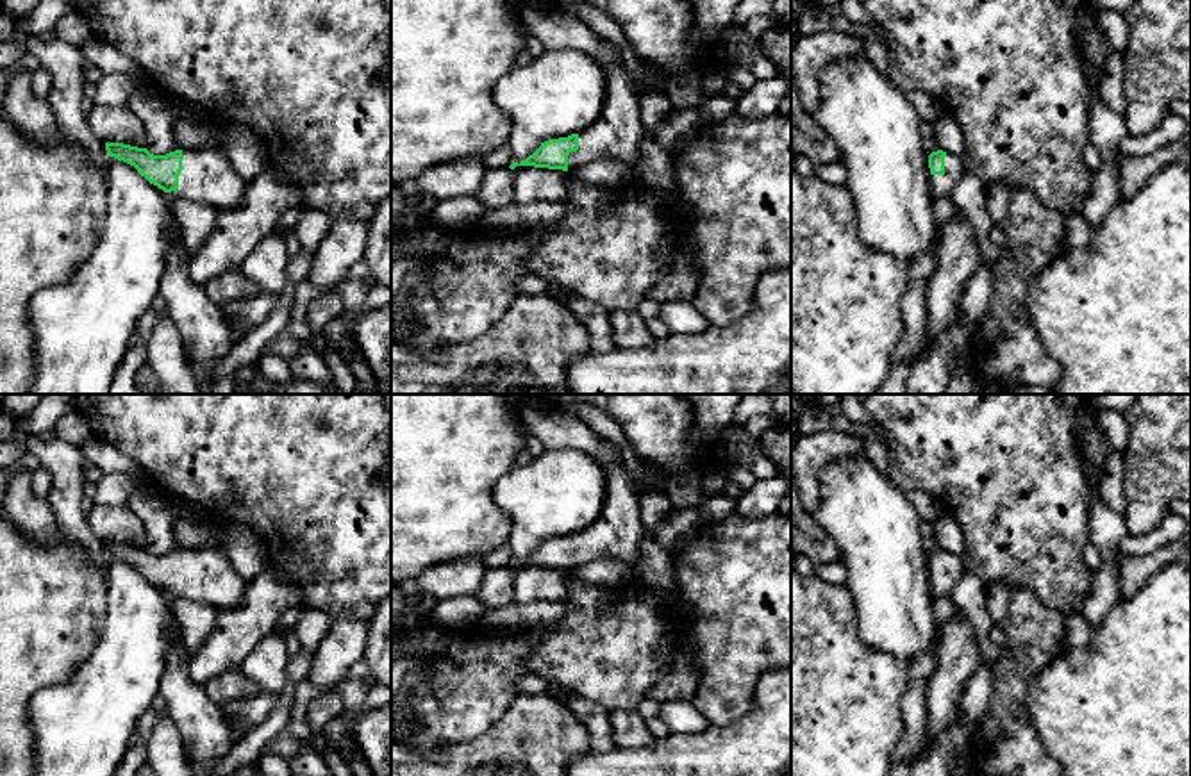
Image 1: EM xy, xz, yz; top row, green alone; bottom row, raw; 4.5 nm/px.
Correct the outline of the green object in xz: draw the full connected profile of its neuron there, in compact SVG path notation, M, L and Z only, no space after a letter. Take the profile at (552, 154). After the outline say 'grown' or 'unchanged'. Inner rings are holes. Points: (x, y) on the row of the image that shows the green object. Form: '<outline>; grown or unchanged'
M623 62L605 68L607 96L600 118L580 134L548 139L523 162L509 166L534 166L573 171L586 162L614 159L636 166L646 128L641 123L637 93Z; grown

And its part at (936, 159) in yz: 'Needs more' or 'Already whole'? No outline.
Needs more

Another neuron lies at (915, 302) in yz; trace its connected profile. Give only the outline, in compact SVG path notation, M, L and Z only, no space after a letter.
M927 282L909 284L902 300L902 318L905 332L891 355L893 364L914 364L920 360L927 339Z

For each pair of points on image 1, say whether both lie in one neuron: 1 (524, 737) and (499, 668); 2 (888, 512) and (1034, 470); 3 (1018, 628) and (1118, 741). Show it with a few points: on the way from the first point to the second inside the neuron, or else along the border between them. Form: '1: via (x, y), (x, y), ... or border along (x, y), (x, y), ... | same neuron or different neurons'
1: border along (518, 694), (483, 734) | different neurons
2: border along (888, 477), (904, 493) | different neurons
3: border along (1061, 653), (1036, 676), (1025, 698) | different neurons

